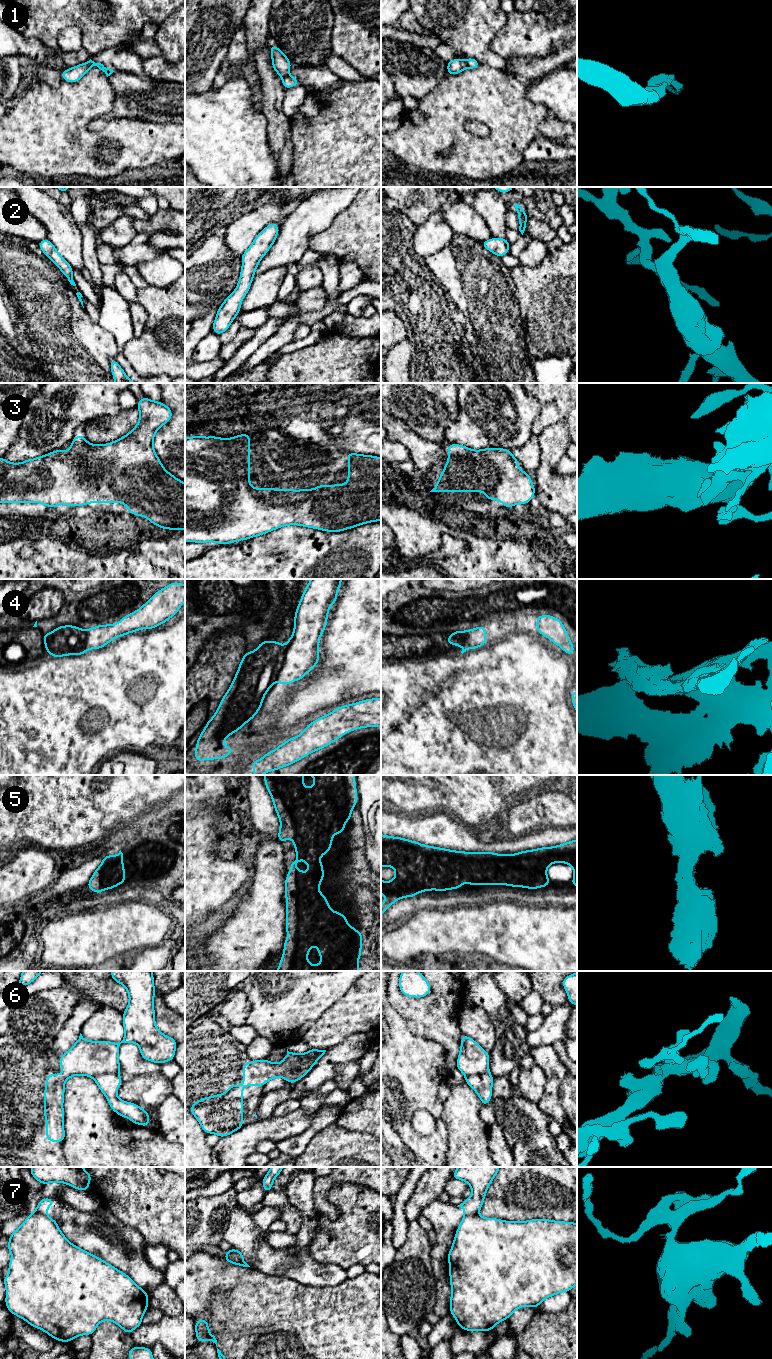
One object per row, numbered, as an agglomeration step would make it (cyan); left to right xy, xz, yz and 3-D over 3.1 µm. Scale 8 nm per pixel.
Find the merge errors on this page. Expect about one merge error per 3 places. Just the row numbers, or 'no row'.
1, 4, 6, 7

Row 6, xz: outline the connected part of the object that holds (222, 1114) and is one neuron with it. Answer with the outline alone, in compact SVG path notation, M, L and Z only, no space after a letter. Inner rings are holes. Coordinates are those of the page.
M289 1052L280 1063L271 1063L268 1059L254 1060L243 1063L243 1084L229 1085L225 1094L217 1094L211 1097L204 1097L195 1101L194 1105L187 1109L192 1112L200 1123L206 1134L214 1133L220 1138L228 1136L234 1131L242 1128L243 1125L243 1087L244 1086L264 1086L269 1080L284 1075L295 1069L301 1060L301 1054Z

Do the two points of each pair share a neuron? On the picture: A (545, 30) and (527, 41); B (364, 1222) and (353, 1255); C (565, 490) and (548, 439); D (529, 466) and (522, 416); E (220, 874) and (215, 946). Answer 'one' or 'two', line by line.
A: one
B: one
C: one
D: two
E: two

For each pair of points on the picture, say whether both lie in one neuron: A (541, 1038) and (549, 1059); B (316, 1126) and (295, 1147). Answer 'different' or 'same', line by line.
A: different
B: same

